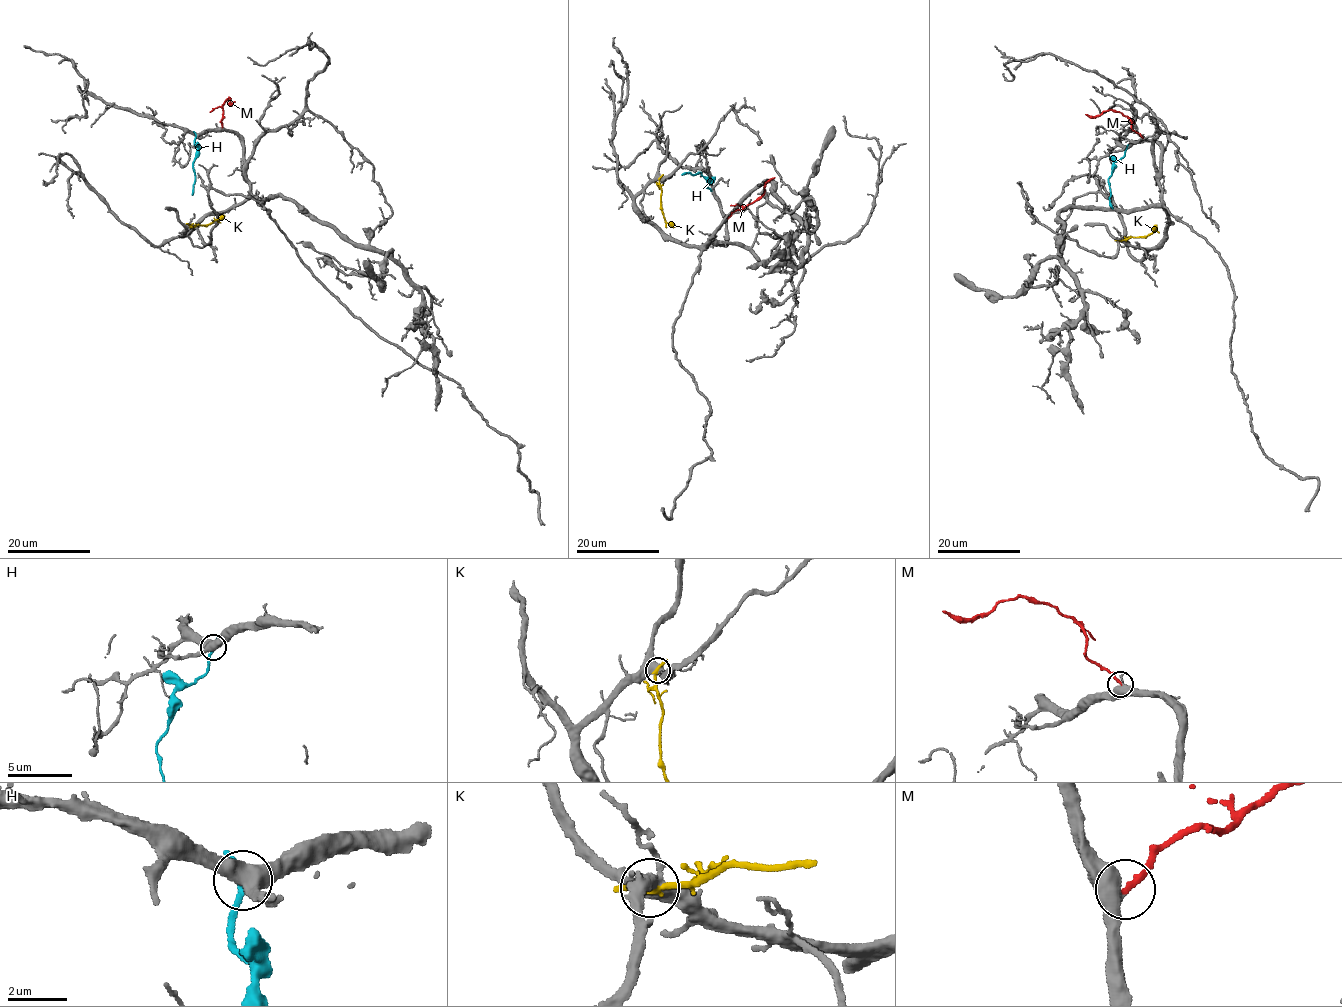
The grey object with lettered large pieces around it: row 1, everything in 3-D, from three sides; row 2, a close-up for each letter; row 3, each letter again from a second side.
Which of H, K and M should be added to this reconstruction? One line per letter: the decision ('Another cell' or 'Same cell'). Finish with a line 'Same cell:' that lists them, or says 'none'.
H: Another cell
K: Another cell
M: Same cell
Same cell: M

